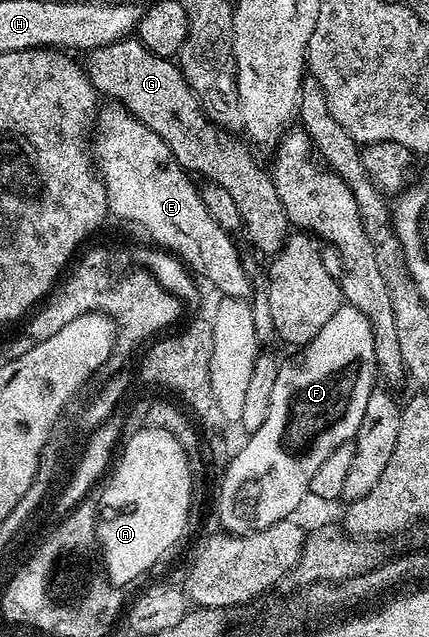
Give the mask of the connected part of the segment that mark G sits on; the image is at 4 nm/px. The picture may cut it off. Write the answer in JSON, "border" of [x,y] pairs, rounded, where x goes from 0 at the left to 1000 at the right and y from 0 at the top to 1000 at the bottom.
{"border":[[[315,57],[212,78],[203,89],[200,113],[226,148],[254,146],[263,160],[287,165],[324,190],[340,193],[340,199],[396,231],[406,250],[441,273],[469,272],[476,281],[515,290],[545,306],[564,366],[578,370],[580,381],[606,397],[650,397],[676,370],[676,349],[657,312],[648,312],[648,294],[639,294],[632,270],[587,248],[590,235],[566,220],[559,223],[552,210],[513,203],[476,179],[476,170],[434,130],[417,100],[359,86]]]}

